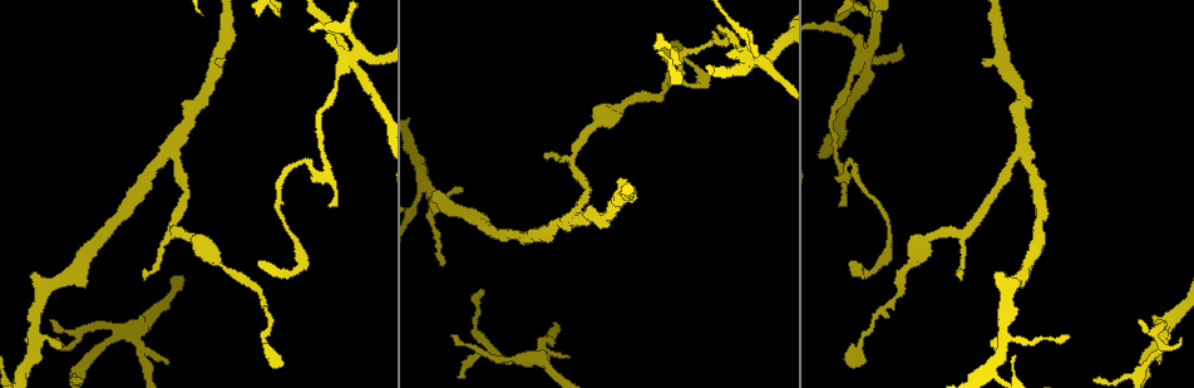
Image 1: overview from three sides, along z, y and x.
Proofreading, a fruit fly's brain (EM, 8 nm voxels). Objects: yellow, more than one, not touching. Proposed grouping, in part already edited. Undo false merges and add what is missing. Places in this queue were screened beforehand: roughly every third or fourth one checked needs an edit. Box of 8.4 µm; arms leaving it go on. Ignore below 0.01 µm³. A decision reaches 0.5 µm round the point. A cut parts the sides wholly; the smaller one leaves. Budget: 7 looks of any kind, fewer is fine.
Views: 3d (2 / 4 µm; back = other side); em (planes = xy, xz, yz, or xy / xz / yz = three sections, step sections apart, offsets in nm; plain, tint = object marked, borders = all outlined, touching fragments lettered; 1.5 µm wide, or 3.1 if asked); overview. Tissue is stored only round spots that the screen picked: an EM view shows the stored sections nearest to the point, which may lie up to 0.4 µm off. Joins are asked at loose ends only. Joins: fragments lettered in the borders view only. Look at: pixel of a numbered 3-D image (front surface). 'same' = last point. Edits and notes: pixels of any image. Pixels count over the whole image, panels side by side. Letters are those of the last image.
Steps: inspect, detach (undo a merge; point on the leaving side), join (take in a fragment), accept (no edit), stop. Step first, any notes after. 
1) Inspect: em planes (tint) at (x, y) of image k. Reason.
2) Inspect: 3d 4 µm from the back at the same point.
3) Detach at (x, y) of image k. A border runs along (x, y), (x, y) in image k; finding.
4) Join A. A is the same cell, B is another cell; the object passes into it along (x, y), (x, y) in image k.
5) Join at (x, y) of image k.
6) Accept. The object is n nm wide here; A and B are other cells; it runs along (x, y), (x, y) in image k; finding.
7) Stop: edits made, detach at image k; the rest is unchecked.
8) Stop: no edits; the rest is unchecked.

Inspect: 3d 2 µm at (856, 367) of image 1. End of a long branch.

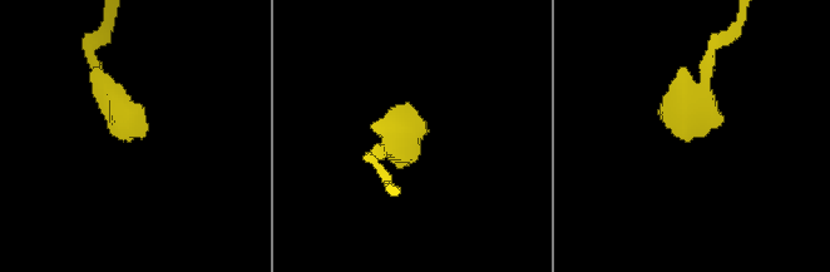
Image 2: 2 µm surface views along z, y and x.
Inspect: em planes (borders) at (421, 137) of image 2. Shape alone is not enough.

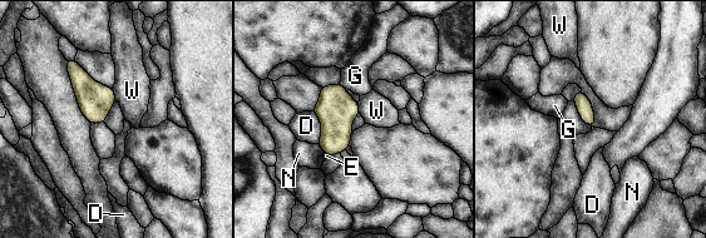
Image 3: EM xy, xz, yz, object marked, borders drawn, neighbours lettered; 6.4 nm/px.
Join G. G is the same cell, D, E, N and W are other cells; the object passes into it along (336, 109), (342, 87), (355, 75) in image 3; it goes on there.

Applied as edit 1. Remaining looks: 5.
Inspect: 3d 4 µm at (333, 206) of image 1. Thin end.

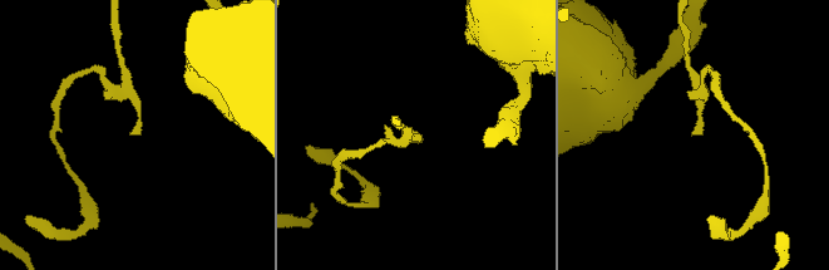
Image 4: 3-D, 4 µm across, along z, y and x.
Inspect: em xy step 4 (tint) at (134, 134) of image 4.

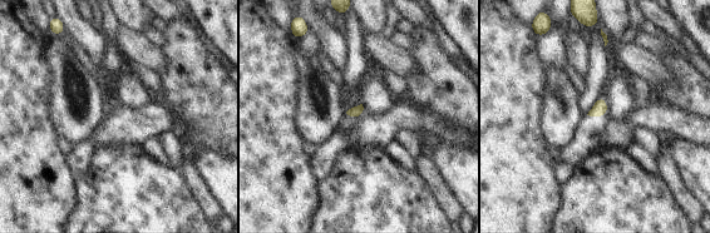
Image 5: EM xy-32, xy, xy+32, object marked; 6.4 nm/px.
Inspect: em planes (borders) at the same point.

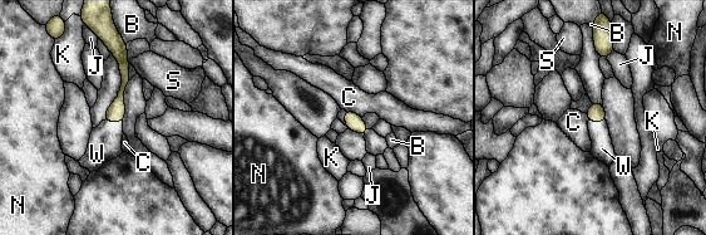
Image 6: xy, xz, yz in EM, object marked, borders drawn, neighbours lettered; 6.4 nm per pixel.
Join W. The longest contact is with W, 120 nm; W is the same cell, B, C, J, K, N and S are other cells; the neuron continues.

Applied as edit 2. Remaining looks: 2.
Stop: edits made, join at image 3, join at image 6; the rest is unchecked.

